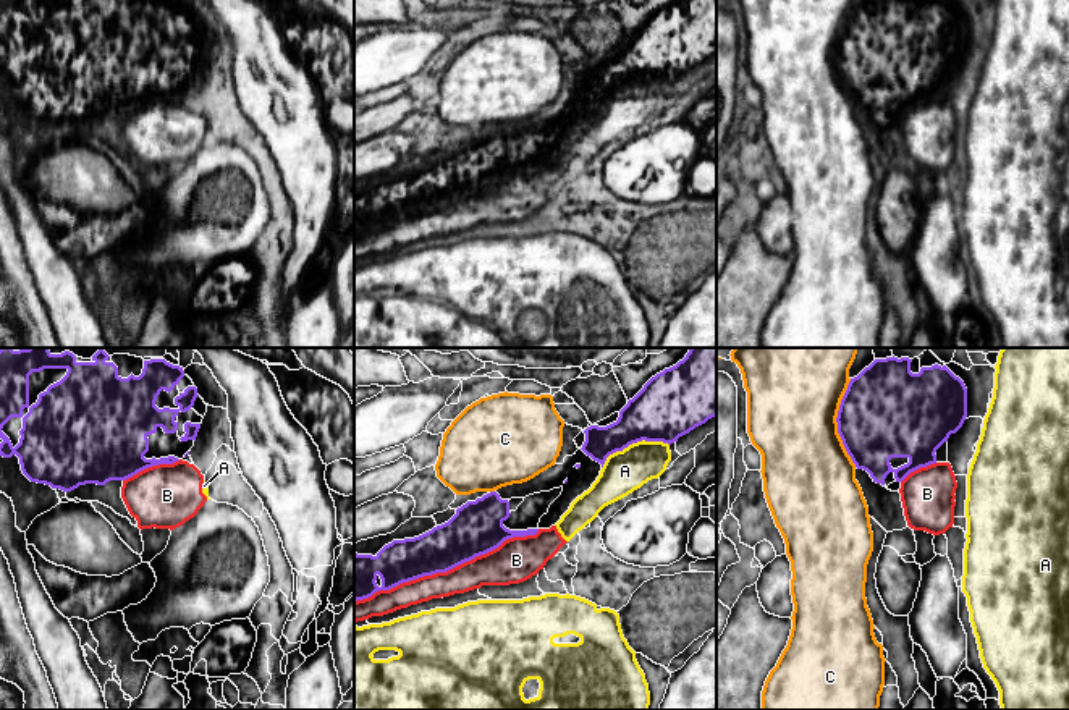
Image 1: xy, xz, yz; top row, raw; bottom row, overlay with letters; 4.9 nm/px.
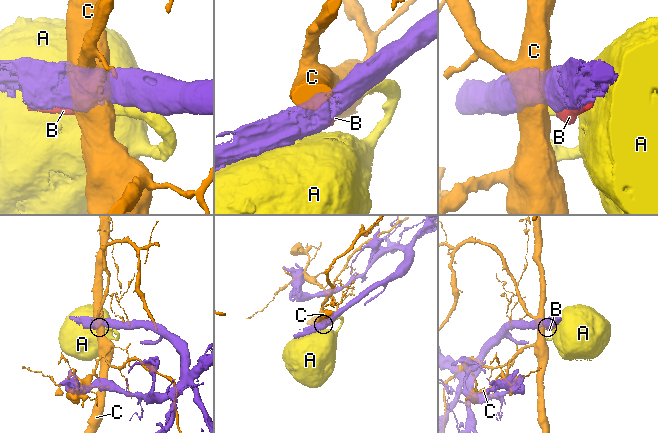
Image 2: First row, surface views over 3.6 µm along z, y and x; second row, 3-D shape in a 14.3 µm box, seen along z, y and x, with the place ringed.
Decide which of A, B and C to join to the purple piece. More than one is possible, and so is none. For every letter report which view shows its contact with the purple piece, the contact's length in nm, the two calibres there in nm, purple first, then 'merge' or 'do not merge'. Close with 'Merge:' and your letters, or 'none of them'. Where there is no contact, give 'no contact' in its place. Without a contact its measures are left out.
A: contact in xz; length 360 nm; calibres 320 and 220 nm; do not merge
B: contact in xz; length 1000 nm; calibres 260 and 180 nm; do not merge
C: contact in yz; length 440 nm; calibres 460 and 440 nm; do not merge
Merge: none of them

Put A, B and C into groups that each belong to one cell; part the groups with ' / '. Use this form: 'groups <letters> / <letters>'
groups A B / C

